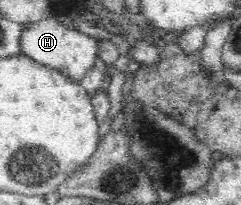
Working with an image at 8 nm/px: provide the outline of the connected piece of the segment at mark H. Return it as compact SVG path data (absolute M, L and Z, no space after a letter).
M52 16L24 26L20 39L20 53L31 58L34 62L60 71L63 75L80 82L96 62L96 57L98 57L97 43L98 40L95 38L91 38L79 30L71 30L65 22L59 22L59 20L55 20L55 16Z

